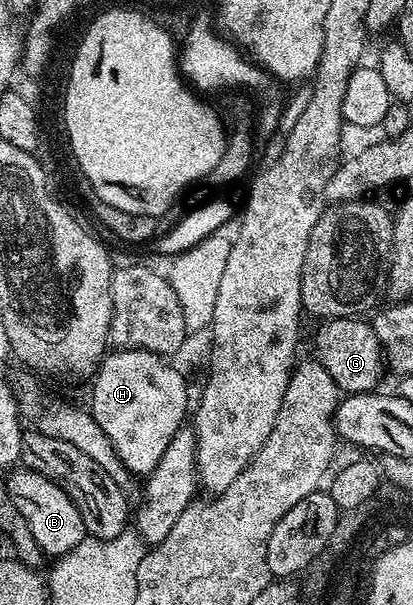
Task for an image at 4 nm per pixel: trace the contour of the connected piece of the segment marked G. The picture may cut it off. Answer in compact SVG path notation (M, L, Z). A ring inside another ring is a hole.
M362 318L326 320L314 332L314 352L319 364L332 374L343 393L372 392L379 387L378 379L384 373L384 357L378 345L373 323Z

